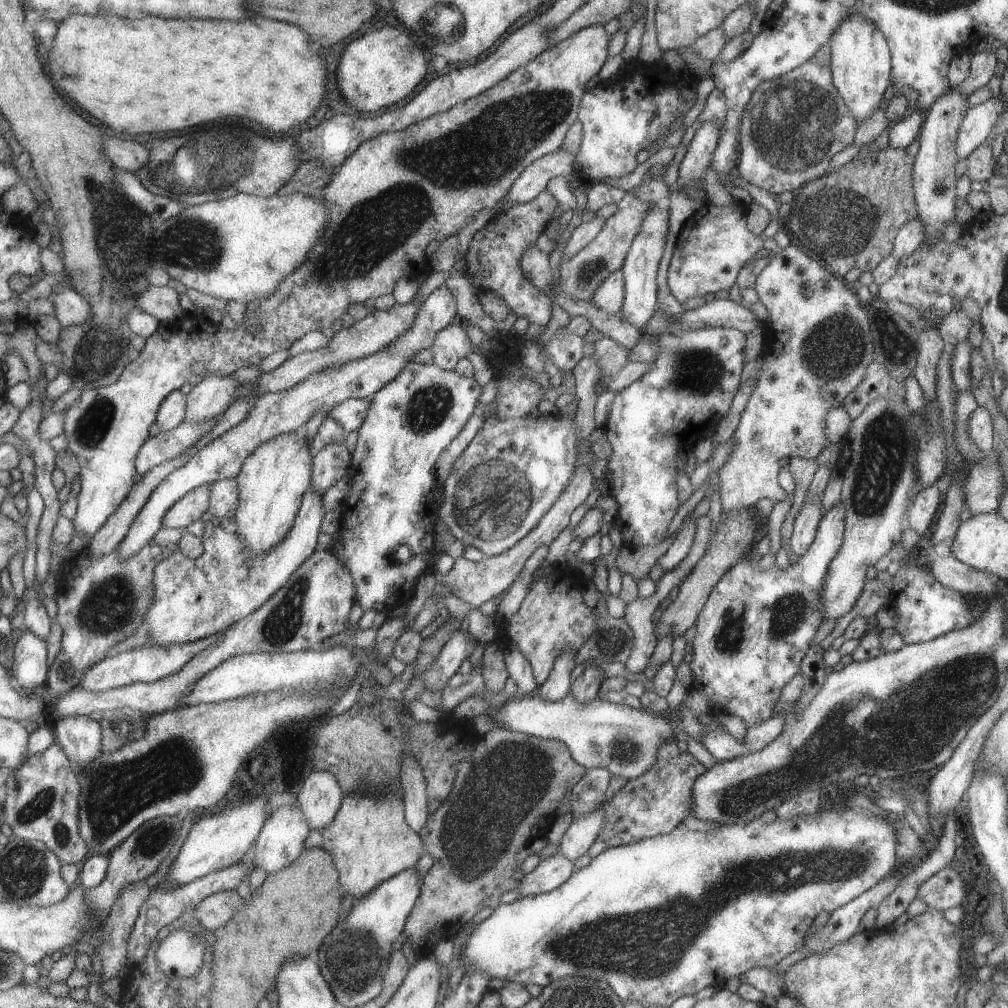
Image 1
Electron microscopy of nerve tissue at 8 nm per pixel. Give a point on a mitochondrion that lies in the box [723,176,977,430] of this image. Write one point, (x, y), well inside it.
(840, 223)

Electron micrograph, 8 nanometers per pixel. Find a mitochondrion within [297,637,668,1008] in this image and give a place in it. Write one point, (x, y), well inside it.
(513, 780)

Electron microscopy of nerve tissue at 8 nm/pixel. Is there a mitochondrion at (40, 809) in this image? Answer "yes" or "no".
yes

